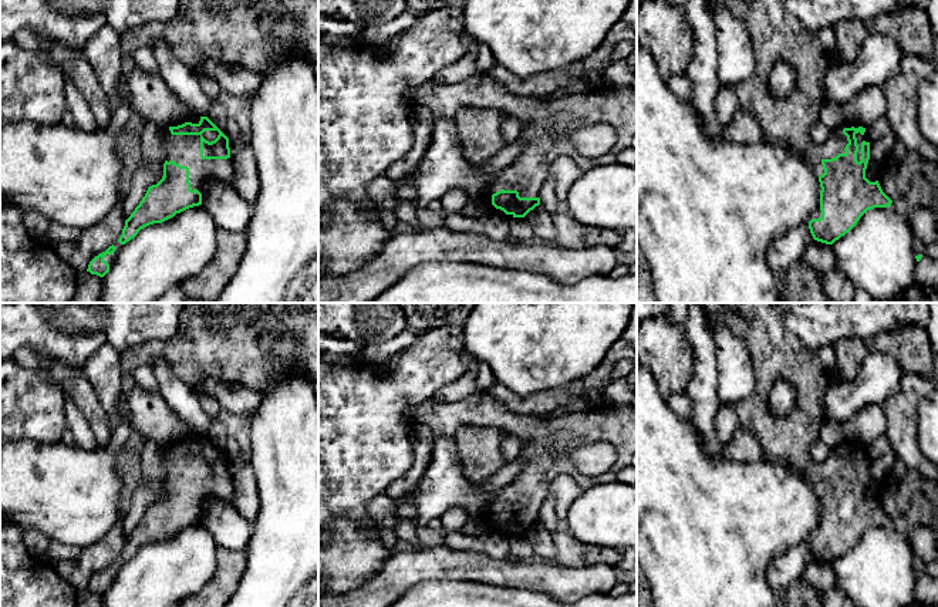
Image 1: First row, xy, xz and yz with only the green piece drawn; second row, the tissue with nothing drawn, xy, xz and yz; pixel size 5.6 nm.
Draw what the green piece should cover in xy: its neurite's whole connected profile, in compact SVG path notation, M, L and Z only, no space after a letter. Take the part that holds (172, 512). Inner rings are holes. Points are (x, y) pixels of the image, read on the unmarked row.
M190 432L165 448L166 479L163 495L125 539L118 560L125 563L149 543L162 542L176 532L202 523L206 499L232 502L233 472L229 456L207 436Z

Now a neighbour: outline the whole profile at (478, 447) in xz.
M465 424L456 431L458 456L469 480L483 483L507 463L500 451L505 436L502 429L478 424Z

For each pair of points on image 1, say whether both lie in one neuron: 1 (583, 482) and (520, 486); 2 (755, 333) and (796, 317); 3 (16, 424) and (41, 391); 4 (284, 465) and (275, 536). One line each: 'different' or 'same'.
1: same
2: different
3: same
4: same

